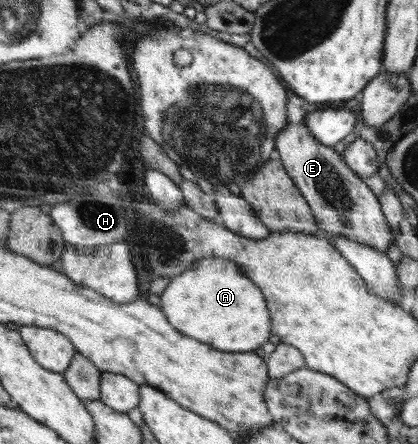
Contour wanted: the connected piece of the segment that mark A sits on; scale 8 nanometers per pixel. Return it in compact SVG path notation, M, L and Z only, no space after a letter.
M226 258L199 259L199 266L169 282L159 302L171 326L220 351L252 352L271 336L271 316L262 290L245 276L238 263Z

